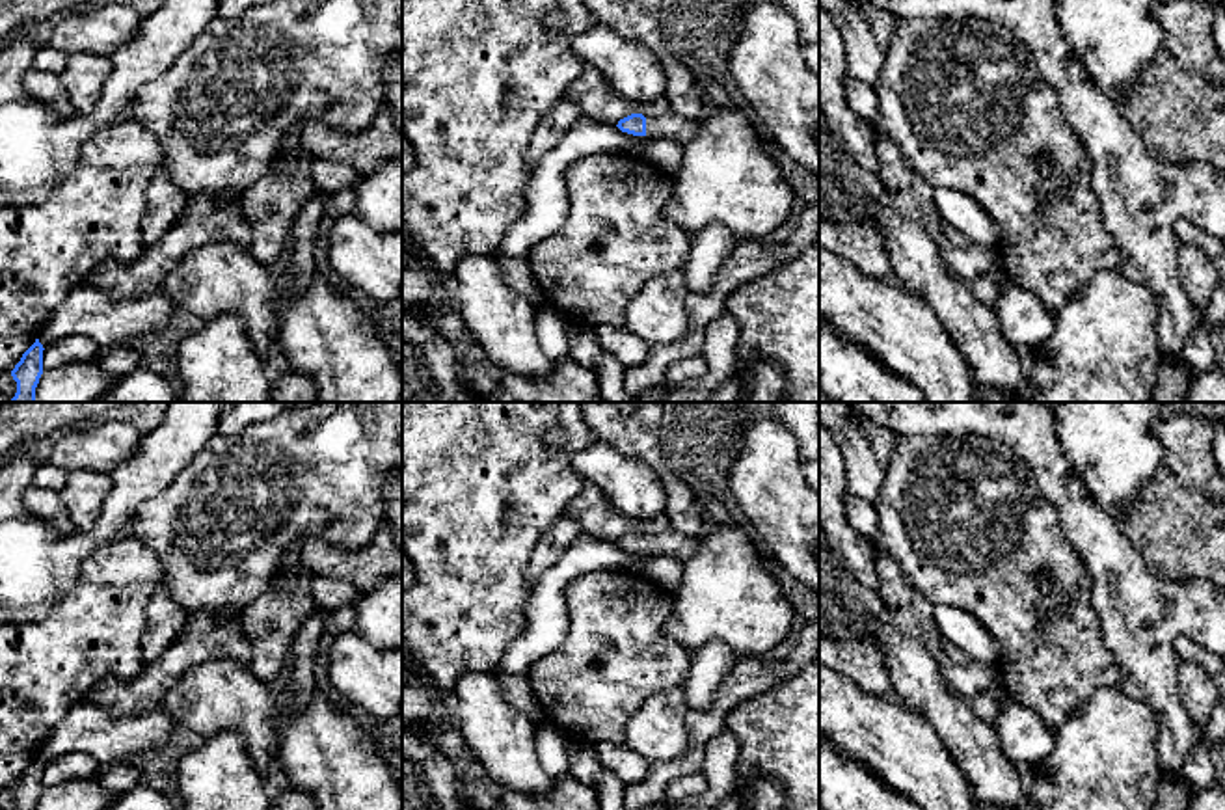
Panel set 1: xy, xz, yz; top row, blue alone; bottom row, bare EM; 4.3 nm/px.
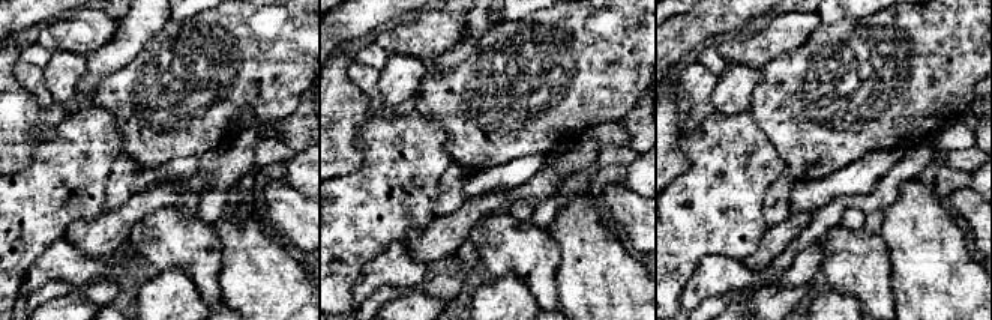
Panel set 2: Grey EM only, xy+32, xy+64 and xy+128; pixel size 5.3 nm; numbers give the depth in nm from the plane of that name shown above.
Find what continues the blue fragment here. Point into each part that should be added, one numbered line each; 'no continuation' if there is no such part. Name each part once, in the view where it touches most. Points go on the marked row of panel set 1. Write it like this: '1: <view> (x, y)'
1: xz (671, 125)

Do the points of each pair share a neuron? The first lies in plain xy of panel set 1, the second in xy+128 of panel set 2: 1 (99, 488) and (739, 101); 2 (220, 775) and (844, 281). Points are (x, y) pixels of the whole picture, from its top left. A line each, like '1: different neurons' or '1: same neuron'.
1: same neuron
2: different neurons

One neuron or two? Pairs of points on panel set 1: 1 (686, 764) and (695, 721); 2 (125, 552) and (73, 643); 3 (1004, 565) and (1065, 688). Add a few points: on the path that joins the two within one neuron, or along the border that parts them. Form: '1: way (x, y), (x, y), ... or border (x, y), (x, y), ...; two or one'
1: way (693, 753), (695, 732); one
2: way (123, 574), (108, 596), (107, 609), (95, 620); one
3: way (1004, 594), (1011, 619), (1036, 658); one

